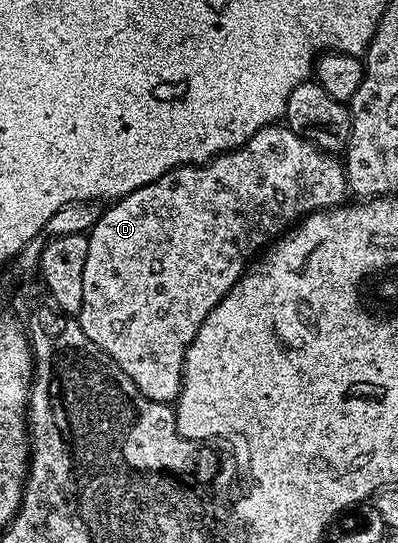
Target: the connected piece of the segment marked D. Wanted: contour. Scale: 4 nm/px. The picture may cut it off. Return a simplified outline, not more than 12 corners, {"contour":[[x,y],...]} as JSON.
{"contour":[[284,123],[113,200],[82,331],[175,402],[206,315],[348,192]]}

